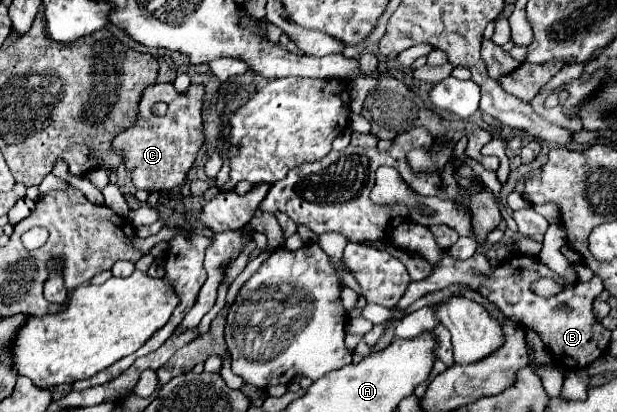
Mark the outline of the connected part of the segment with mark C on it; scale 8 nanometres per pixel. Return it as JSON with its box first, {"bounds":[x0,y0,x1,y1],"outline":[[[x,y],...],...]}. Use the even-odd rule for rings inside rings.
{"bounds":[113,84,205,192],"outline":[[[151,84],[143,90],[135,124],[121,130],[113,138],[113,152],[123,156],[125,168],[135,188],[163,192],[181,186],[185,182],[185,176],[191,164],[195,162],[201,144],[205,142],[201,120],[203,100],[205,100],[203,84],[191,84],[185,92],[177,92],[173,84]],[[155,102],[169,104],[165,116],[159,118],[151,112],[151,106]]]}

